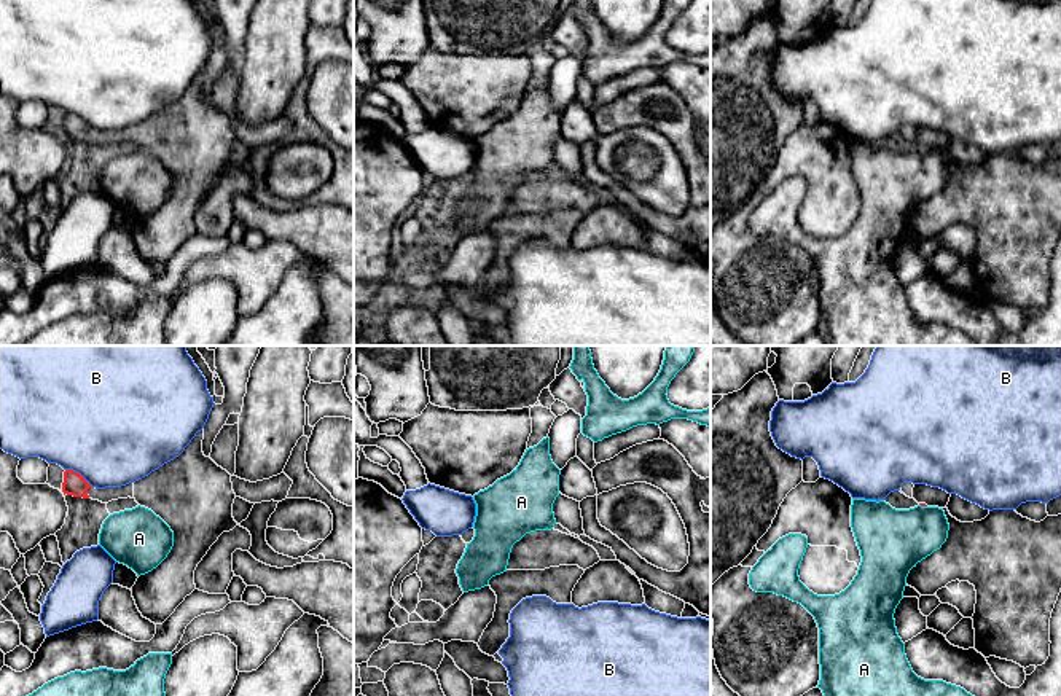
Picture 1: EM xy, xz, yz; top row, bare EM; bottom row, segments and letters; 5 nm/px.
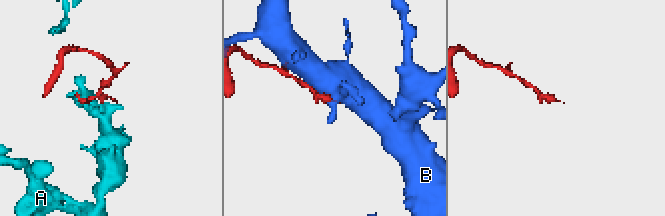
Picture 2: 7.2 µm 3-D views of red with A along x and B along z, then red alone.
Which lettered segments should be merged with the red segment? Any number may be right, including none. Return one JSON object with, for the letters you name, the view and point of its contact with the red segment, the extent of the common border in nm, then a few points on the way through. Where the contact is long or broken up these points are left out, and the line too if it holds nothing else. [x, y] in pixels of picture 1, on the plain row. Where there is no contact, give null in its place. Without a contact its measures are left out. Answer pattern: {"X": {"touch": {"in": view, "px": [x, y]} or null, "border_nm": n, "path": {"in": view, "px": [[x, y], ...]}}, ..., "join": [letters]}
{"join": []}

